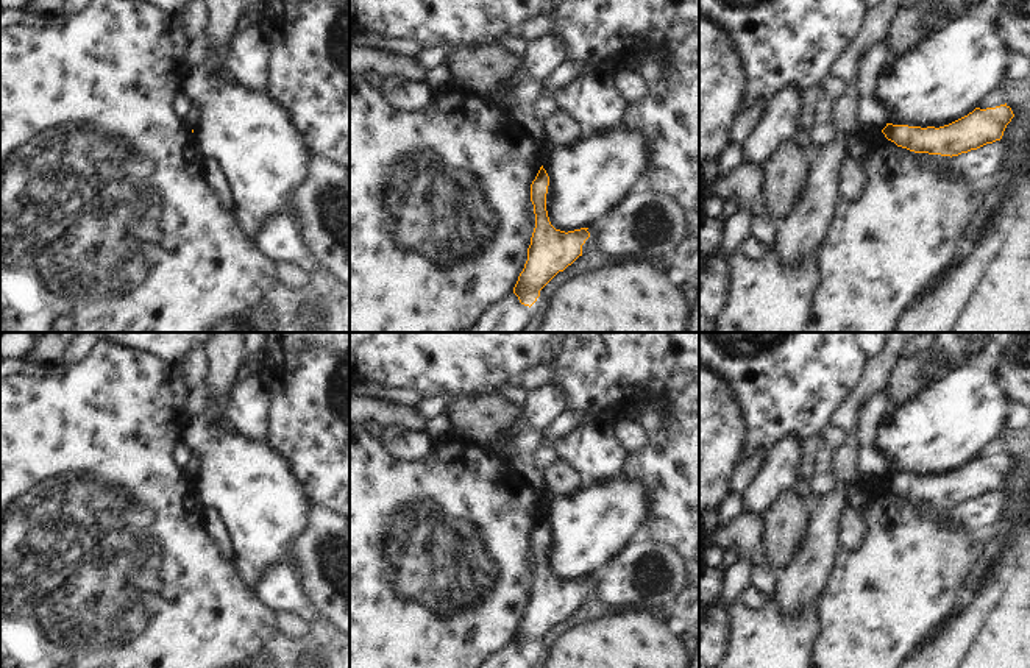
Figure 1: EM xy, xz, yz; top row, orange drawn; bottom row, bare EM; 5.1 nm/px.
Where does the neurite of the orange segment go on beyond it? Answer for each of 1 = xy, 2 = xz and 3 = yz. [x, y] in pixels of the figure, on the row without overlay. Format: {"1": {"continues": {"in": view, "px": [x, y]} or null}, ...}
{"1": {"continues": null}, "2": {"continues": null}, "3": {"continues": null}}

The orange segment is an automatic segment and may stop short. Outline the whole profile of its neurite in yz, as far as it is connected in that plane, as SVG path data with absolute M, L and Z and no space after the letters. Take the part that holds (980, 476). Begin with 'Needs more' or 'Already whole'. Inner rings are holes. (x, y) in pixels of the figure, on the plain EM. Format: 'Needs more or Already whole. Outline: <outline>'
Already whole. Outline: M1005 453L986 459L975 457L939 478L886 473L882 482L888 490L910 501L952 507L1000 490L1013 467L1011 457Z

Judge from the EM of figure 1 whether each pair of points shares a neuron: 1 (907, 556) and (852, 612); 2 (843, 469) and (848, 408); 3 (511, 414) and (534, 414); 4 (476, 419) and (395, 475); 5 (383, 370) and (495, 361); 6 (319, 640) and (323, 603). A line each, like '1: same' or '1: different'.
1: same
2: same
3: different
4: different
5: same
6: different

